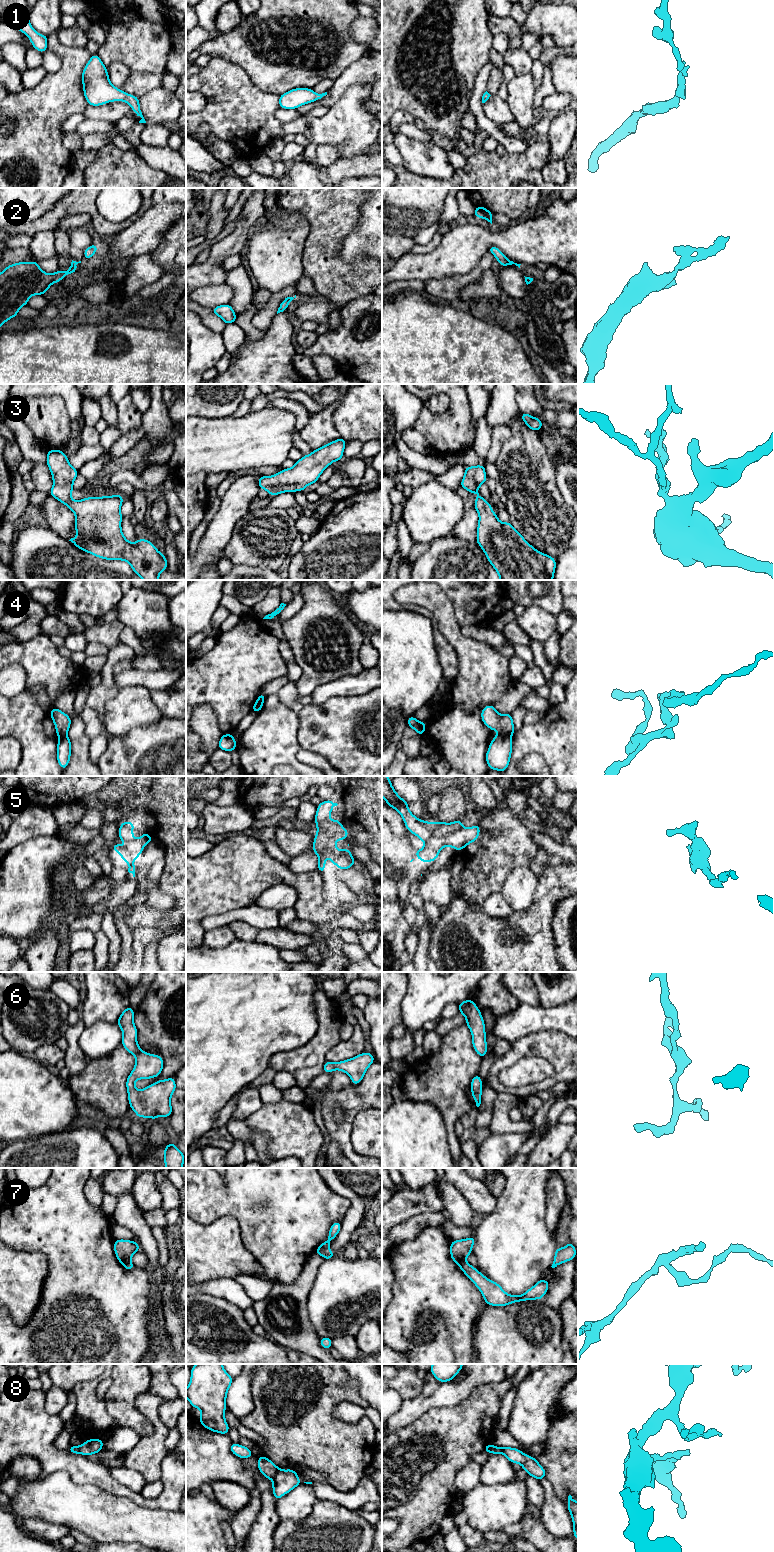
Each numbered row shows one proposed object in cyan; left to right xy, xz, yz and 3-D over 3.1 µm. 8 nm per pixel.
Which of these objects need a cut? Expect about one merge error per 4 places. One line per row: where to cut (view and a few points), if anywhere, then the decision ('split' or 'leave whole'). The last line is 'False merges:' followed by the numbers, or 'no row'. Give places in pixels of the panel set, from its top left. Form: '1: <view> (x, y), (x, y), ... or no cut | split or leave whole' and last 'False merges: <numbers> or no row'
1: no cut | leave whole
2: no cut | leave whole
3: no cut | leave whole
4: yz (499, 733), (510, 737) | split
5: no cut | leave whole
6: no cut | leave whole
7: no cut | leave whole
8: xz (279, 1469), (272, 1478) | split
False merges: 4, 8

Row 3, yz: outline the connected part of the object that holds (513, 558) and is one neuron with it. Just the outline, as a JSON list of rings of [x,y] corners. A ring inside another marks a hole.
[[[485,465],[466,466],[460,487],[477,495],[474,502],[474,508],[479,515],[476,542],[497,571],[500,580],[553,580],[556,559],[531,546],[509,521],[500,522],[490,503],[479,495],[478,488],[485,484],[486,479]]]

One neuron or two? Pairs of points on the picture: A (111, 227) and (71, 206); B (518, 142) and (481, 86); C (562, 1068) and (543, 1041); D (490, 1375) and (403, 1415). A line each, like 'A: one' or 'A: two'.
A: one
B: one
C: one
D: one

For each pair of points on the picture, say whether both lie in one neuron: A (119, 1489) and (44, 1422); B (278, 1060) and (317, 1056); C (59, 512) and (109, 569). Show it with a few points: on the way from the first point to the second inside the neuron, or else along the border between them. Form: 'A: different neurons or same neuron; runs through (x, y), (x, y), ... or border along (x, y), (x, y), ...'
A: same neuron; runs through (95, 1473), (61, 1460), (47, 1446)
B: same neuron; runs through (288, 1060), (307, 1060)
C: different neurons; border along (49, 527), (68, 540)

